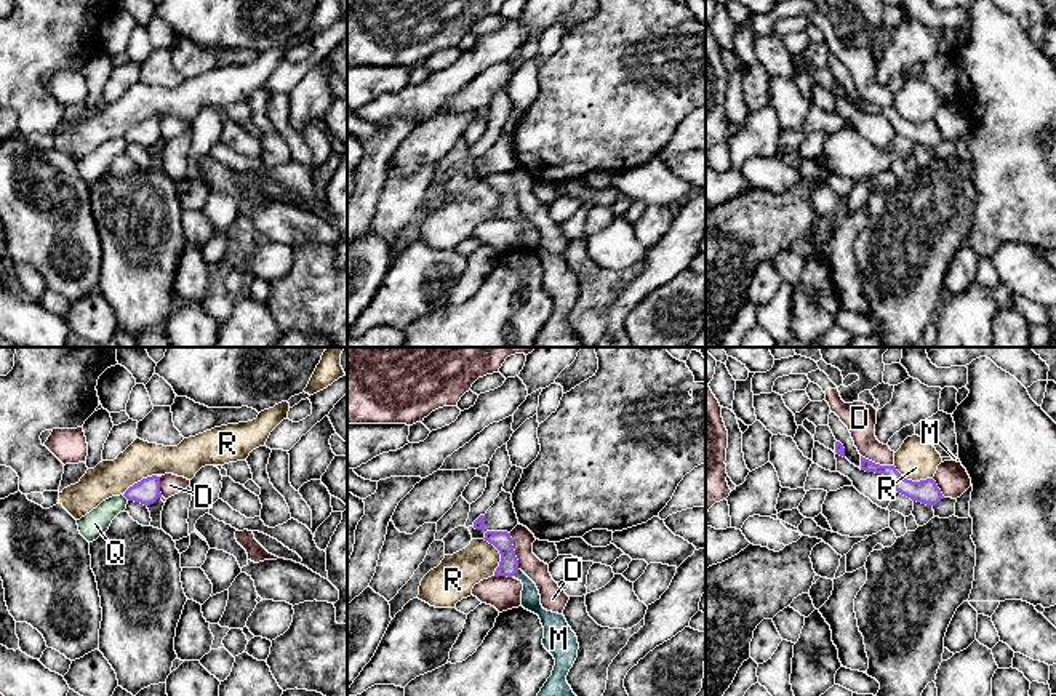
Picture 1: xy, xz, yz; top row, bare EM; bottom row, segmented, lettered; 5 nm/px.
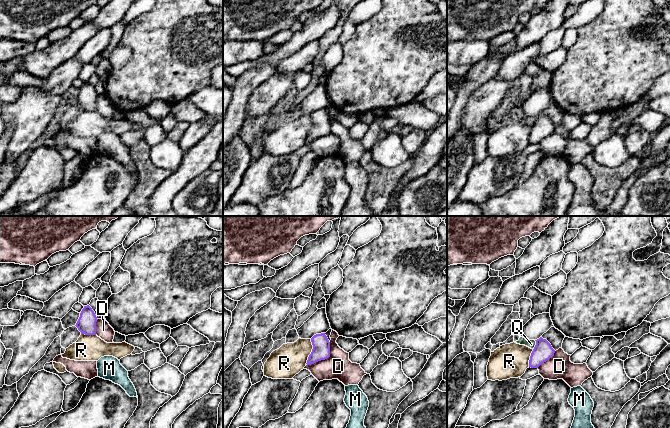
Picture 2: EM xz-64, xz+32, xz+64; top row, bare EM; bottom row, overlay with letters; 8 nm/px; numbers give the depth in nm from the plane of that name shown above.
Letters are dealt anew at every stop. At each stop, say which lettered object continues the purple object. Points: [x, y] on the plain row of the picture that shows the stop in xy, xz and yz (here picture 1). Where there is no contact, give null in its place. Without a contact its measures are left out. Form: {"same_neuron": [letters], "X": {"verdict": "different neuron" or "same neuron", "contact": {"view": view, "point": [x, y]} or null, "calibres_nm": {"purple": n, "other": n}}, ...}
{"same_neuron": ["M"], "D": {"verdict": "different neuron", "contact": {"view": "xz", "point": [514, 192]}, "calibres_nm": {"purple": 100, "other": 110}}, "M": {"verdict": "same neuron", "contact": {"view": "xz", "point": [514, 215]}, "calibres_nm": {"purple": 100, "other": 100}}, "Q": {"verdict": "different neuron", "contact": {"view": "xy", "point": [125, 138]}, "calibres_nm": {"purple": 130, "other": 130}}, "R": {"verdict": "different neuron", "contact": {"view": "xz", "point": [501, 197]}, "calibres_nm": {"purple": 100, "other": 200}}}

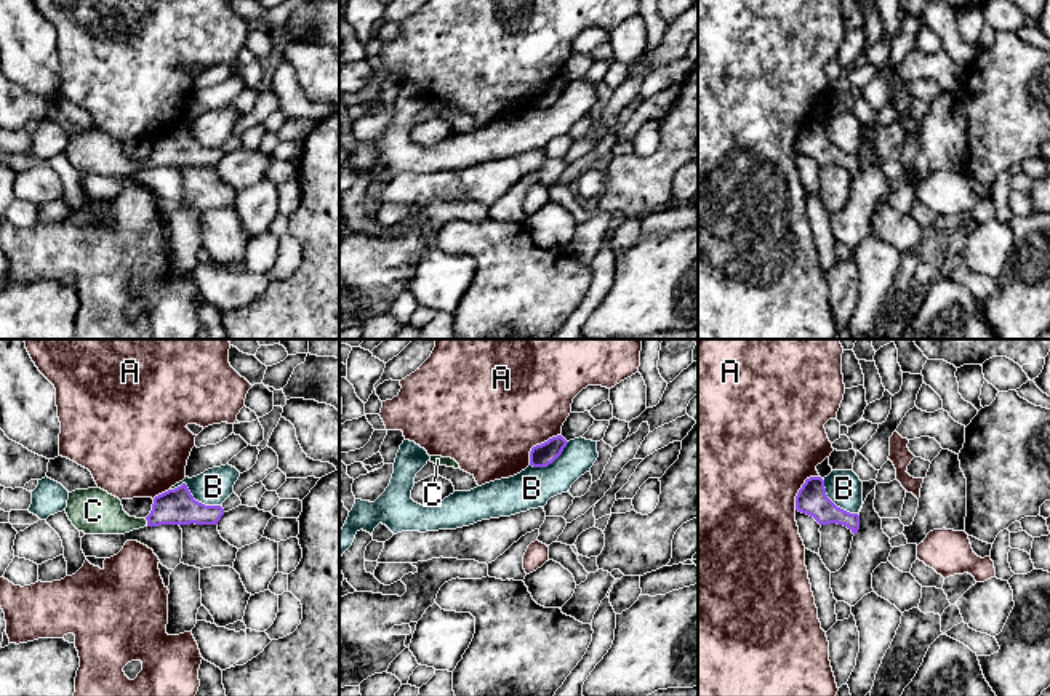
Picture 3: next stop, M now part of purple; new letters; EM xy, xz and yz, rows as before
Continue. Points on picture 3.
{"same_neuron": ["C"], "A": {"verdict": "different neuron", "contact": {"view": "xz", "point": [537, 87]}, "calibres_nm": {"purple": 120, "other": 500}}, "B": {"verdict": "different neuron", "contact": {"view": "xy", "point": [192, 138]}, "calibres_nm": {"purple": 180, "other": 180}}, "C": {"verdict": "same neuron", "contact": {"view": "xy", "point": [148, 164]}, "calibres_nm": {"purple": 180, "other": 220}}}

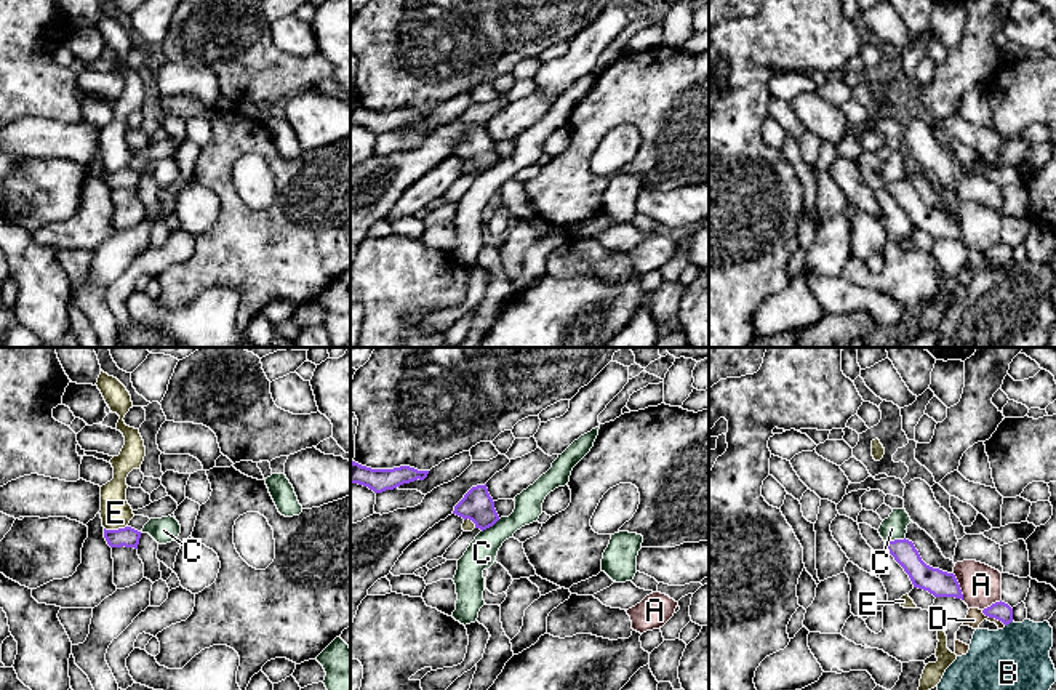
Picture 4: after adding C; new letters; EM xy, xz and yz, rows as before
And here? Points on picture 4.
{"same_neuron": [], "A": {"verdict": "different neuron", "contact": {"view": "yz", "point": [959, 228]}, "calibres_nm": {"purple": 130, "other": 200}}, "B": {"verdict": "different neuron", "contact": {"view": "yz", "point": [1008, 264]}, "calibres_nm": {"purple": 90, "other": 440}}, "C": {"verdict": "different neuron", "contact": {"view": "yz", "point": [895, 181]}, "calibres_nm": {"purple": 130, "other": 120}}, "D": {"verdict": "different neuron", "contact": {"view": "yz", "point": [994, 258]}, "calibres_nm": {"purple": 90, "other": 90}}, "E": {"verdict": "different neuron", "contact": {"view": "xy", "point": [116, 172]}, "calibres_nm": {"purple": 100, "other": 160}}}

